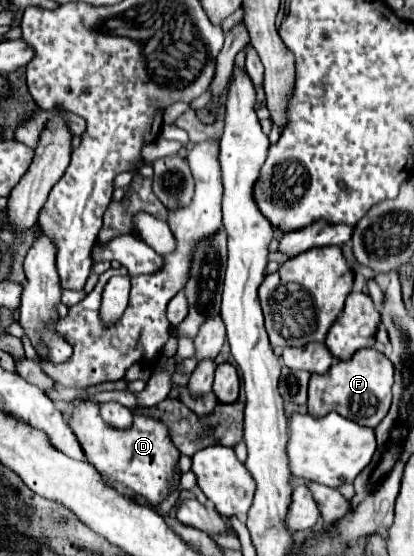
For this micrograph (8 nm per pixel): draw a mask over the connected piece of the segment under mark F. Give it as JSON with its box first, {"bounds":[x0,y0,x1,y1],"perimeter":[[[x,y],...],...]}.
{"bounds":[308,347,394,429],"perimeter":[[[372,347],[358,349],[350,359],[336,361],[328,373],[312,373],[308,387],[308,411],[312,417],[322,417],[328,411],[336,411],[358,425],[374,429],[390,409],[392,383],[394,365],[390,363],[390,359]]]}

